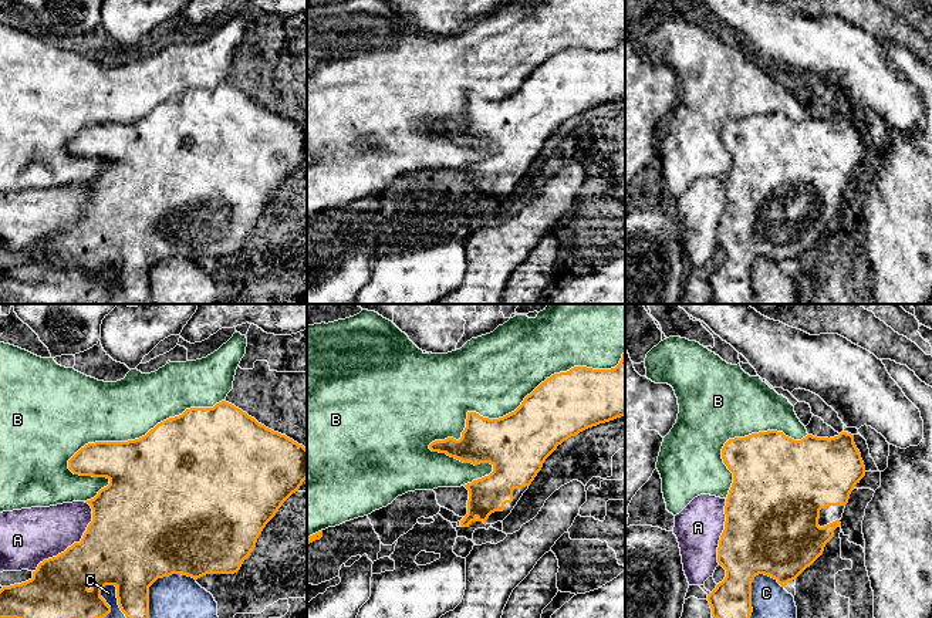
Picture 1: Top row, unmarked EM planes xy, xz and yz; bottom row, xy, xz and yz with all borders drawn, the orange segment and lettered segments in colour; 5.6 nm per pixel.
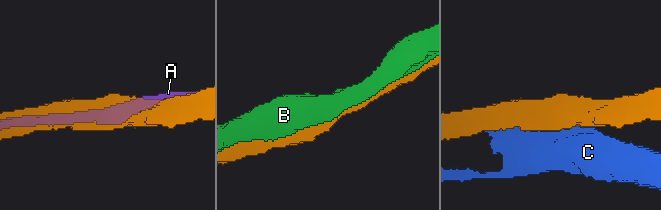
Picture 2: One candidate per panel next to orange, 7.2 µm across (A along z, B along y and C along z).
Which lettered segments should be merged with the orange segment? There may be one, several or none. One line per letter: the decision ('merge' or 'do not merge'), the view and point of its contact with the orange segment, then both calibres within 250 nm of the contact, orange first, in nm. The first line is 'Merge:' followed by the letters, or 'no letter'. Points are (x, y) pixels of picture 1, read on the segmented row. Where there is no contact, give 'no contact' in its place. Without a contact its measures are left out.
Merge: no letter
A: do not merge; meets orange in xy at (74, 543); 420 nm thick on the orange side, 300 nm on the other
B: do not merge; meets orange in xz at (522, 404); 360 nm thick on the orange side, 460 nm on the other
C: do not merge; meets orange in xy at (156, 578); 500 nm thick on the orange side, 240 nm on the other

